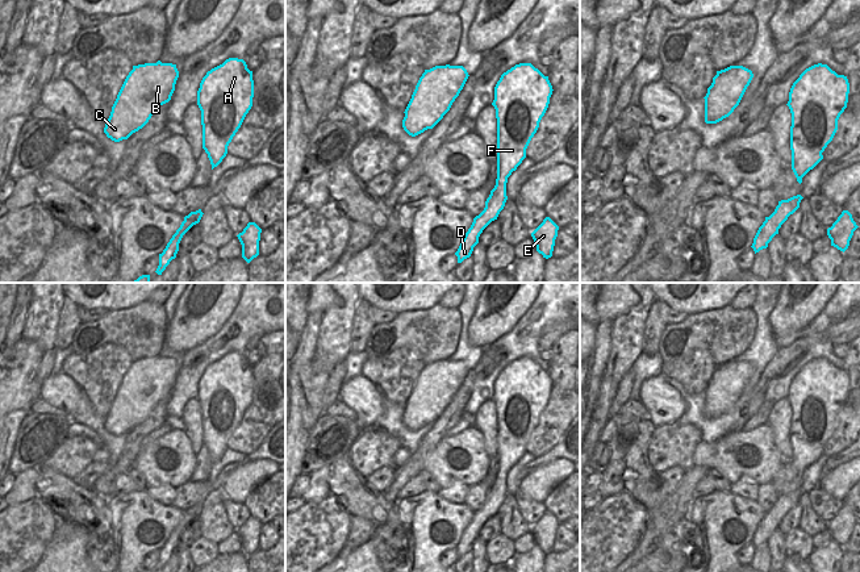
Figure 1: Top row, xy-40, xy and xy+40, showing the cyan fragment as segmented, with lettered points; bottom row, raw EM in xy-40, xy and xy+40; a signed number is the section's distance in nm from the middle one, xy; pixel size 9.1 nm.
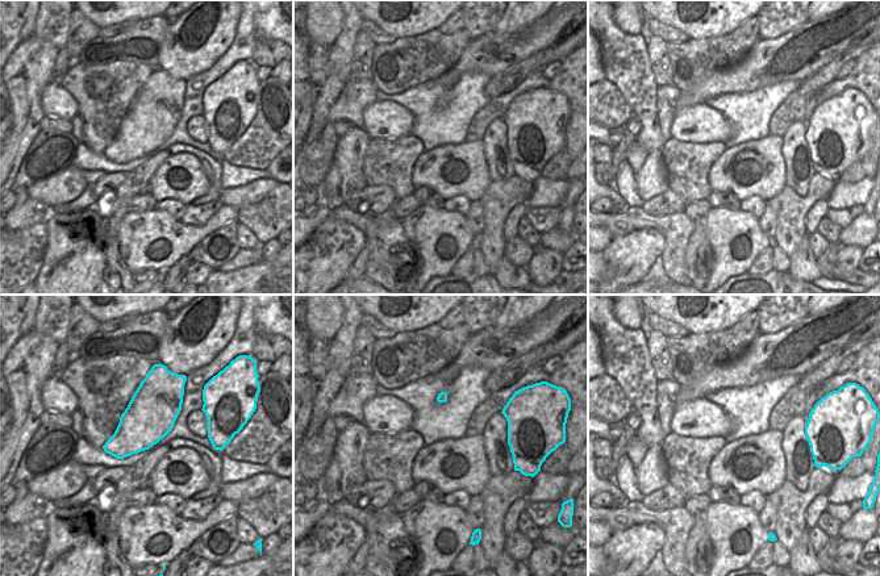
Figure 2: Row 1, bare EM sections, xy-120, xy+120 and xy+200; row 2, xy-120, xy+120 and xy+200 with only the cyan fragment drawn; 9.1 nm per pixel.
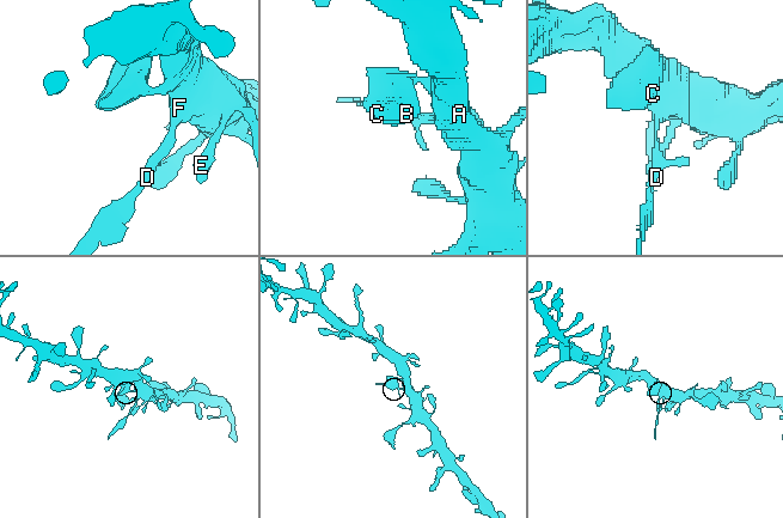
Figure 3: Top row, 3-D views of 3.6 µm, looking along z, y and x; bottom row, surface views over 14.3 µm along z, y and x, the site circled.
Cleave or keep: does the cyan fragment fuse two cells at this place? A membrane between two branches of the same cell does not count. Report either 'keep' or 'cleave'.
cleave

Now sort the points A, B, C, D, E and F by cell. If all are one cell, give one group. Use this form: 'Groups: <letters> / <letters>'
Groups: A B C E F / D.

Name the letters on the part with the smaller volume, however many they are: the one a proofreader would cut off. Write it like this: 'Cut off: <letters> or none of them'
Cut off: D

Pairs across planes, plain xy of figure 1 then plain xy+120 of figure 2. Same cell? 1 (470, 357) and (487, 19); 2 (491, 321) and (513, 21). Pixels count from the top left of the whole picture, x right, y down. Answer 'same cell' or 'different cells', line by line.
1: same cell
2: same cell

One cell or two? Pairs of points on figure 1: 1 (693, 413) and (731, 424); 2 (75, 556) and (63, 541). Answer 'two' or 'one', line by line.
1: one
2: one

